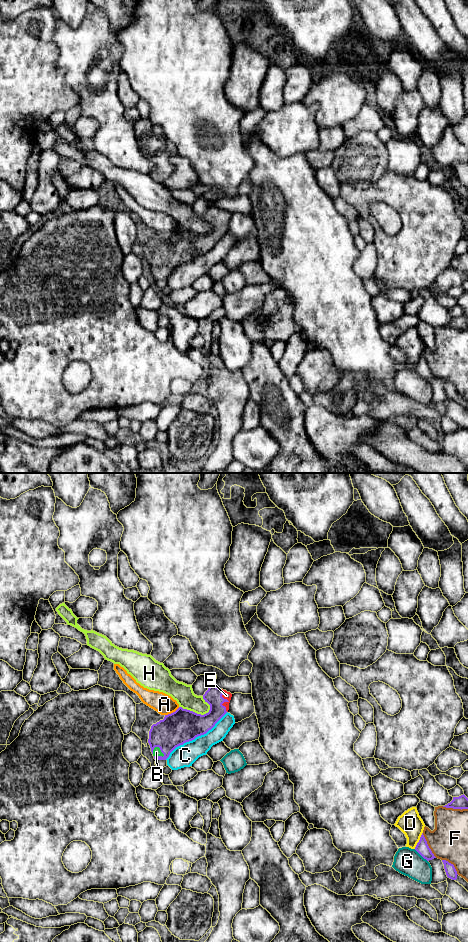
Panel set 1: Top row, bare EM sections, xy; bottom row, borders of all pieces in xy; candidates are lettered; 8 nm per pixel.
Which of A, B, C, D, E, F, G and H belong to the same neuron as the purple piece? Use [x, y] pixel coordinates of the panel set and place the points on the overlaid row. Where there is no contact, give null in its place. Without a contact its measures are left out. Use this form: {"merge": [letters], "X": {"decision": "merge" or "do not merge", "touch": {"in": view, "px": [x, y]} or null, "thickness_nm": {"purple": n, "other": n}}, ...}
{"merge": ["B"], "A": {"decision": "do not merge", "touch": {"in": "xy", "px": [173, 712]}, "thickness_nm": {"purple": 260, "other": 160}}, "B": {"decision": "merge", "touch": {"in": "xy", "px": [160, 749]}, "thickness_nm": {"purple": 260, "other": 60}}, "C": {"decision": "do not merge", "touch": {"in": "xy", "px": [195, 737]}, "thickness_nm": {"purple": 260, "other": 180}}, "D": {"decision": "do not merge", "touch": {"in": "xy", "px": [419, 840]}, "thickness_nm": {"purple": 100, "other": 190}}, "E": {"decision": "do not merge", "touch": {"in": "xy", "px": [227, 700]}, "thickness_nm": {"purple": 140, "other": 60}}, "F": {"decision": "do not merge", "touch": {"in": "xy", "px": [455, 808]}, "thickness_nm": {"purple": 110, "other": 280}}, "G": {"decision": "do not merge", "touch": {"in": "xy", "px": [421, 855]}, "thickness_nm": {"purple": 100, "other": 220}}, "H": {"decision": "do not merge", "touch": {"in": "xy", "px": [194, 712]}, "thickness_nm": {"purple": 260, "other": 160}}}

